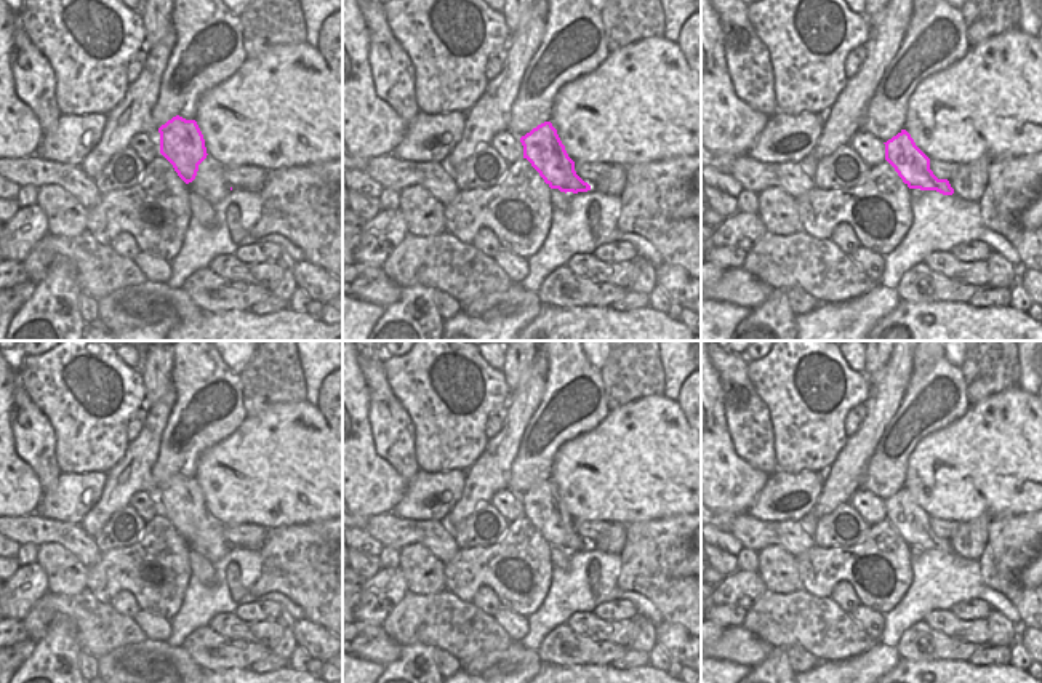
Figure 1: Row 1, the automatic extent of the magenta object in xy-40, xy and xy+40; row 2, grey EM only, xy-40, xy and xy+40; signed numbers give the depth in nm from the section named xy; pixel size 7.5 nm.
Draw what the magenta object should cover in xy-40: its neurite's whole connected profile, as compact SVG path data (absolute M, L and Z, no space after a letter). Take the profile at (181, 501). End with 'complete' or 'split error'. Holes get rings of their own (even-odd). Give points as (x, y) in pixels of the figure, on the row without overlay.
M179 473L158 486L160 512L173 523L178 534L192 541L198 523L206 517L203 493L195 478L186 478Z; complete

